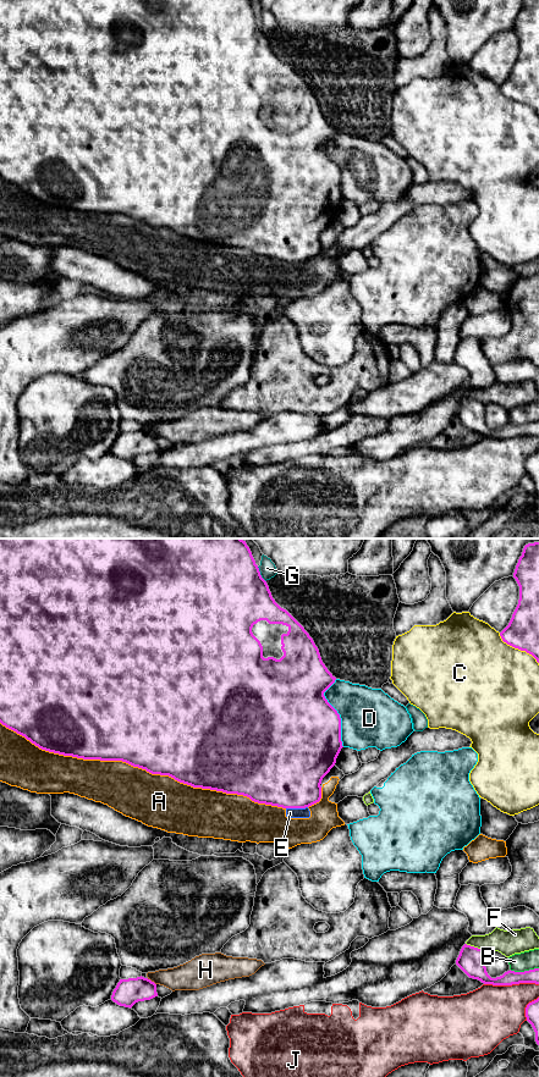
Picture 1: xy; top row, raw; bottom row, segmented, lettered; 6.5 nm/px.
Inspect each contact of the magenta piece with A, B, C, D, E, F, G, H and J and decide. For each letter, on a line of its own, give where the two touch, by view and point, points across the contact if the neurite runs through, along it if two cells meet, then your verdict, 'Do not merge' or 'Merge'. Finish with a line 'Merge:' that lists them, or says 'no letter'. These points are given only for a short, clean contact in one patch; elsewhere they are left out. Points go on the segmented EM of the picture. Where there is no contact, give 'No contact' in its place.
A: Touches magenta at xy (143, 768). Do not merge
B: Touches magenta at xy (524, 971). Do not merge
C: Touches magenta at xy (517, 647). Do not merge
D: Touches magenta at xy (337, 713). Do not merge
E: Touches magenta at xy (296, 807). Boundary: xy (307, 806), (286, 808). Do not merge
F: Touches magenta at xy (476, 948). Do not merge
G: Touches magenta at xy (259, 574). Do not merge
H: Touches magenta at xy (150, 981). Do not merge
J: Touches magenta at xy (511, 984). Do not merge
Merge: no letter

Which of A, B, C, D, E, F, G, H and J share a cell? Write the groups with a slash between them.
A E / B / C / D / F / G / H / J

